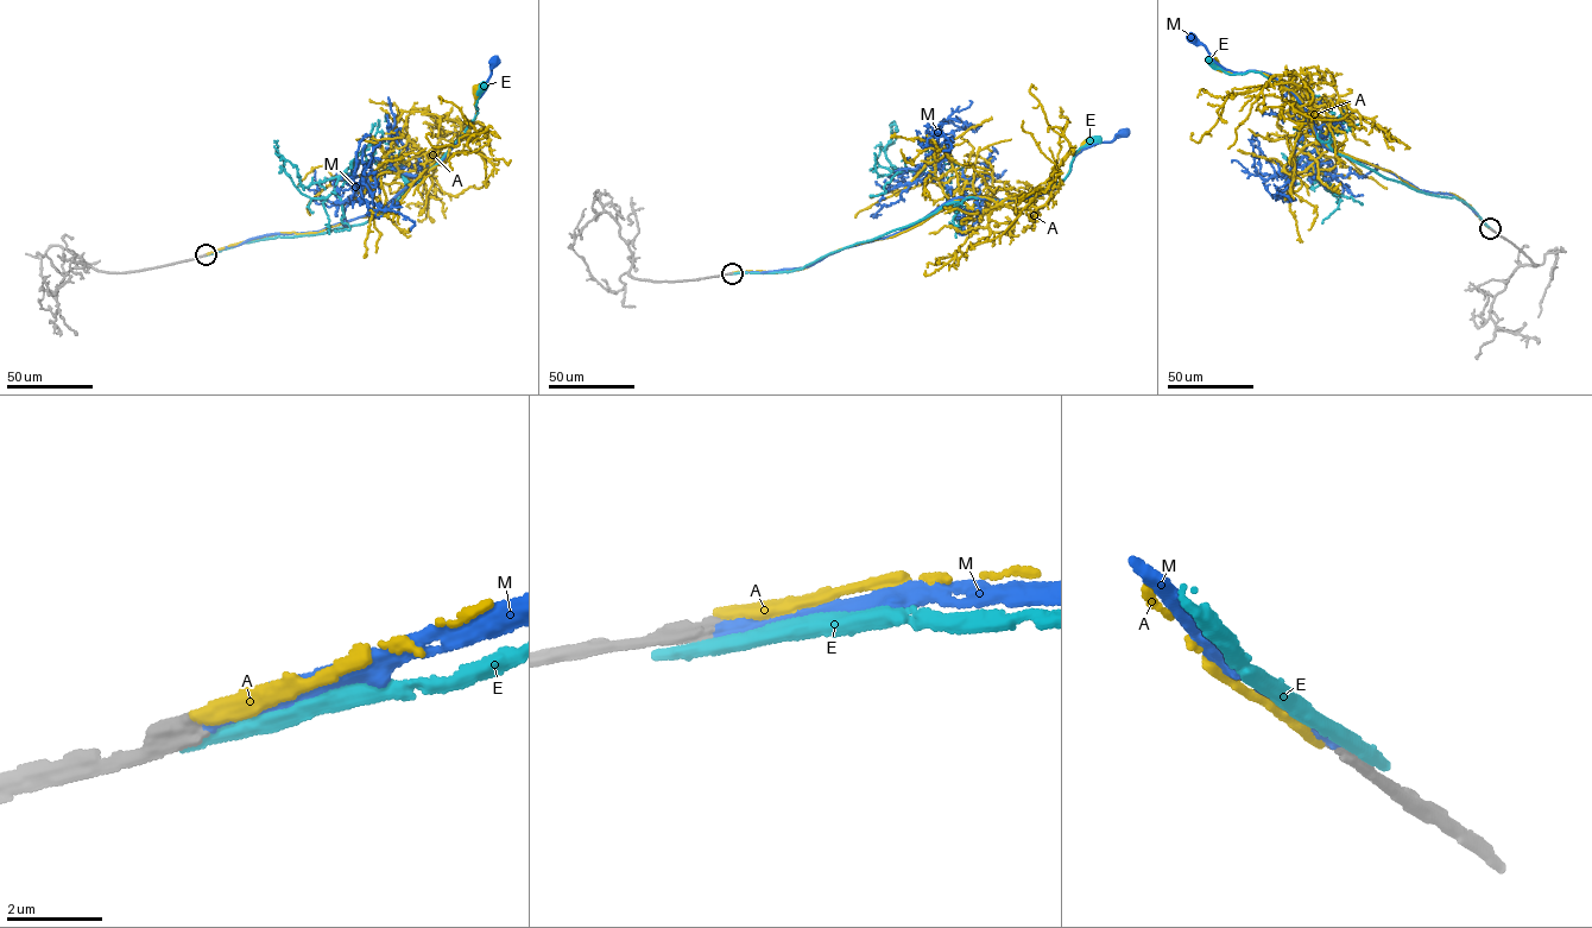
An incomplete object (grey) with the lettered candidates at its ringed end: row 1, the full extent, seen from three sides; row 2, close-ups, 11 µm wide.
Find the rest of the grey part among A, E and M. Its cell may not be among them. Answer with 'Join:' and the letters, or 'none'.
Join: M

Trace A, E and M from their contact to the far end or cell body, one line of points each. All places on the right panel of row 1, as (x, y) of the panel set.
A: (1490, 228), (1452, 193), (1423, 191), (1321, 141), (1312, 126), (1313, 111), (1269, 75), (1232, 73), (1213, 62)
E: (1491, 228), (1460, 200), (1419, 191), (1333, 150), (1286, 87), (1253, 71), (1227, 74), (1210, 60)
M: (1490, 228), (1451, 194), (1420, 189), (1322, 145), (1300, 101), (1281, 82), (1263, 73), (1226, 69), (1192, 38)

